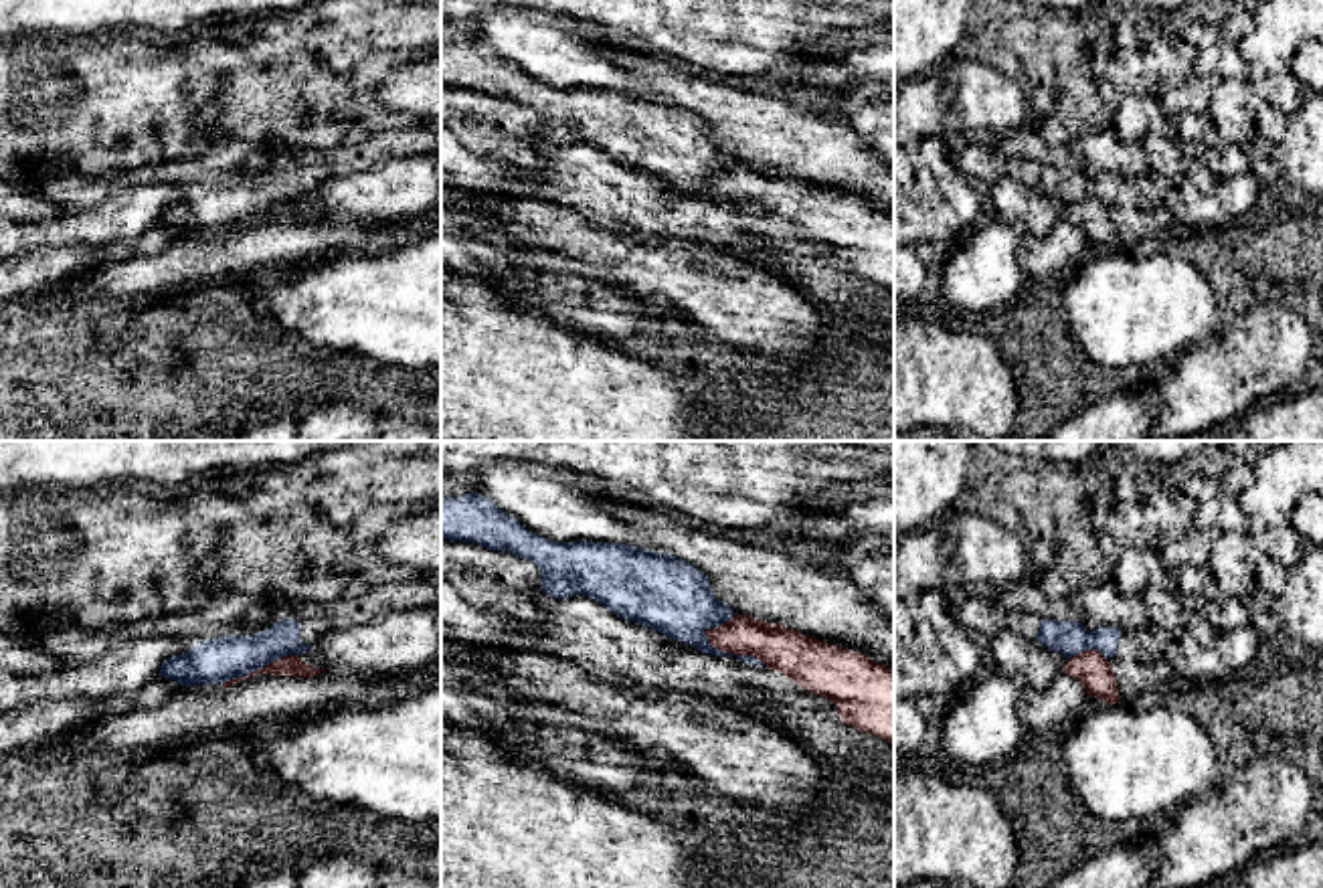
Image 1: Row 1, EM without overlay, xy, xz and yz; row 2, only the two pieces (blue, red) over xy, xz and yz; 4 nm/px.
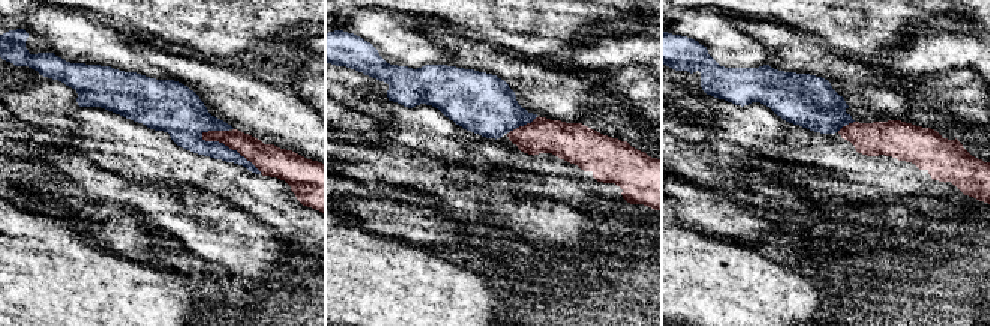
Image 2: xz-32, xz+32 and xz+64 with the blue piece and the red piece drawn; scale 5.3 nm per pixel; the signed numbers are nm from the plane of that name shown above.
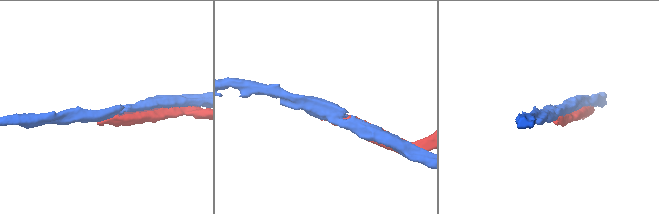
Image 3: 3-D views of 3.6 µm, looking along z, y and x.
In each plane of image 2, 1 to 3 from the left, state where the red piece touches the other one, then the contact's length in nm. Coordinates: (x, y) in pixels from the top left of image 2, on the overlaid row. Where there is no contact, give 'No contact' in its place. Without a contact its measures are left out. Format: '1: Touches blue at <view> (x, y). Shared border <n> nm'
1: Touches blue at xz-32 (228, 147). Shared border 400 nm
2: Touches blue at xz+32 (522, 125). Shared border 180 nm
3: Touches blue at xz+64 (845, 125). Shared border 110 nm

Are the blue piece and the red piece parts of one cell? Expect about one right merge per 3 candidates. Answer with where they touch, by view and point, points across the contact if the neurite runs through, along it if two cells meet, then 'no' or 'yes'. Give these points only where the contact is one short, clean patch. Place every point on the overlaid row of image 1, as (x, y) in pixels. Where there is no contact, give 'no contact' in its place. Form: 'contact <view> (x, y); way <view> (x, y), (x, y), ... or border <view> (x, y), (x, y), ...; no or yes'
contact xz (733, 654); no

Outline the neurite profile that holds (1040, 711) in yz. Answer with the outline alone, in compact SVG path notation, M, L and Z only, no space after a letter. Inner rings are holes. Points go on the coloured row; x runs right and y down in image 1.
M1060 672L1042 692L1026 688L1018 698L1016 712L1030 730L1058 730L1066 718L1080 712L1084 702L1084 686Z

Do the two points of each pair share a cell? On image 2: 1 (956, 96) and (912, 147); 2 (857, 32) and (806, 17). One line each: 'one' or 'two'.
1: two
2: one

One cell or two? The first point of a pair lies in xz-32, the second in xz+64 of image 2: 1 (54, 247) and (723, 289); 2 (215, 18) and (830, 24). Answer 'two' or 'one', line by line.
1: one
2: one

